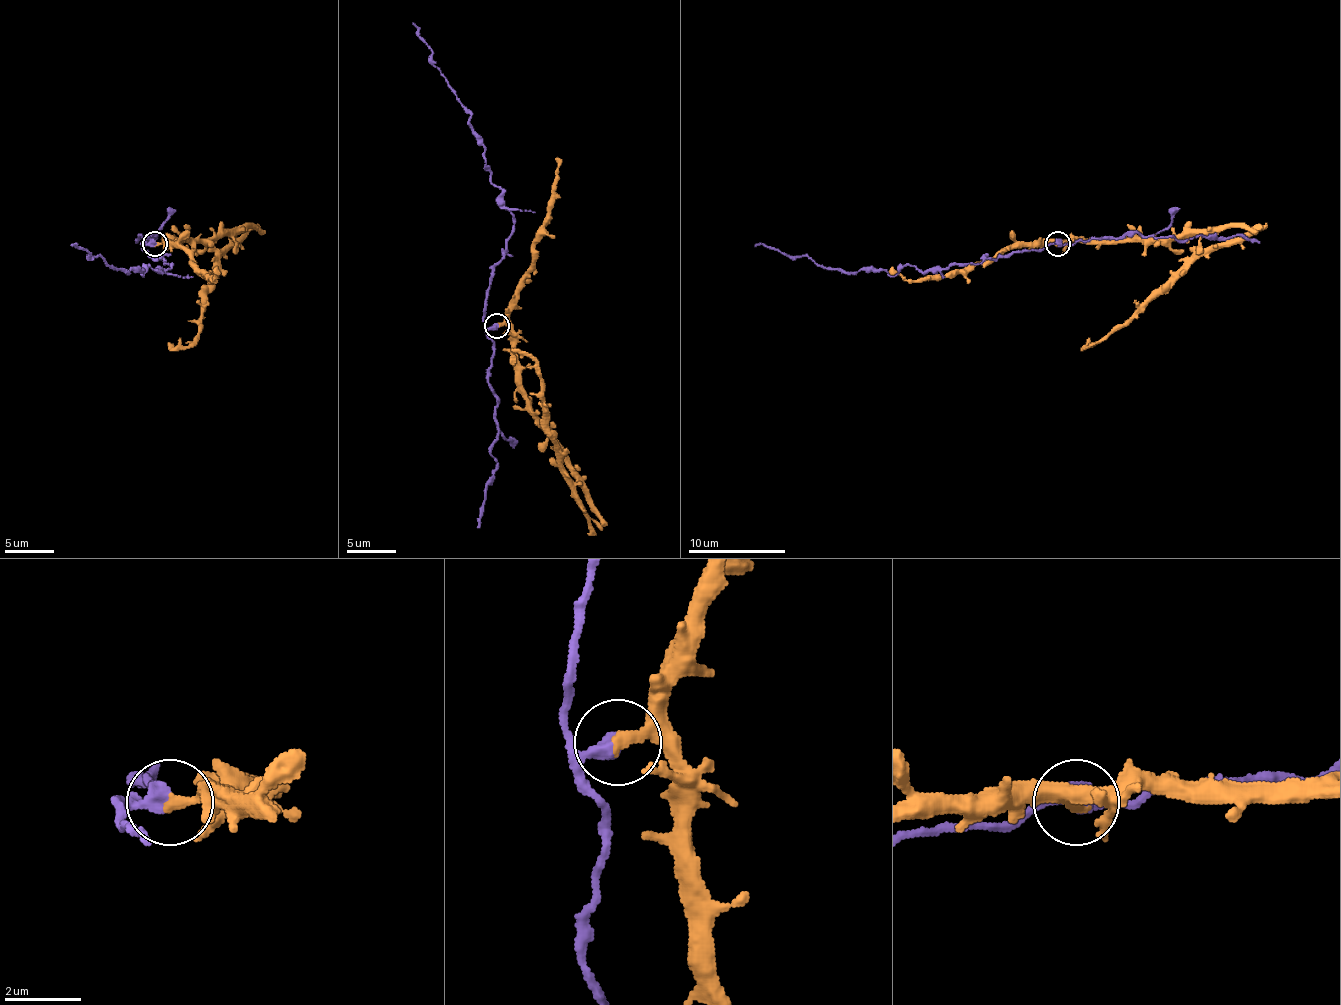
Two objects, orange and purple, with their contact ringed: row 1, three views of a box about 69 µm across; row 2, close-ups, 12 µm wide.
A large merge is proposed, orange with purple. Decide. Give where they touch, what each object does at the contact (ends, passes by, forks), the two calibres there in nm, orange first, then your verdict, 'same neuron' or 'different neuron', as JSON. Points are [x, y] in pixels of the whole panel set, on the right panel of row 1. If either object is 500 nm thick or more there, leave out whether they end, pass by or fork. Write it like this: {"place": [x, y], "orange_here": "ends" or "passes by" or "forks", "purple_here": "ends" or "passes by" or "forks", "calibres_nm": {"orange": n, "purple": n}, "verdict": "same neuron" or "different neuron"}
{"place": [1058, 244], "orange_here": "ends", "purple_here": "ends", "calibres_nm": {"orange": 340, "purple": 440}, "verdict": "different neuron"}

